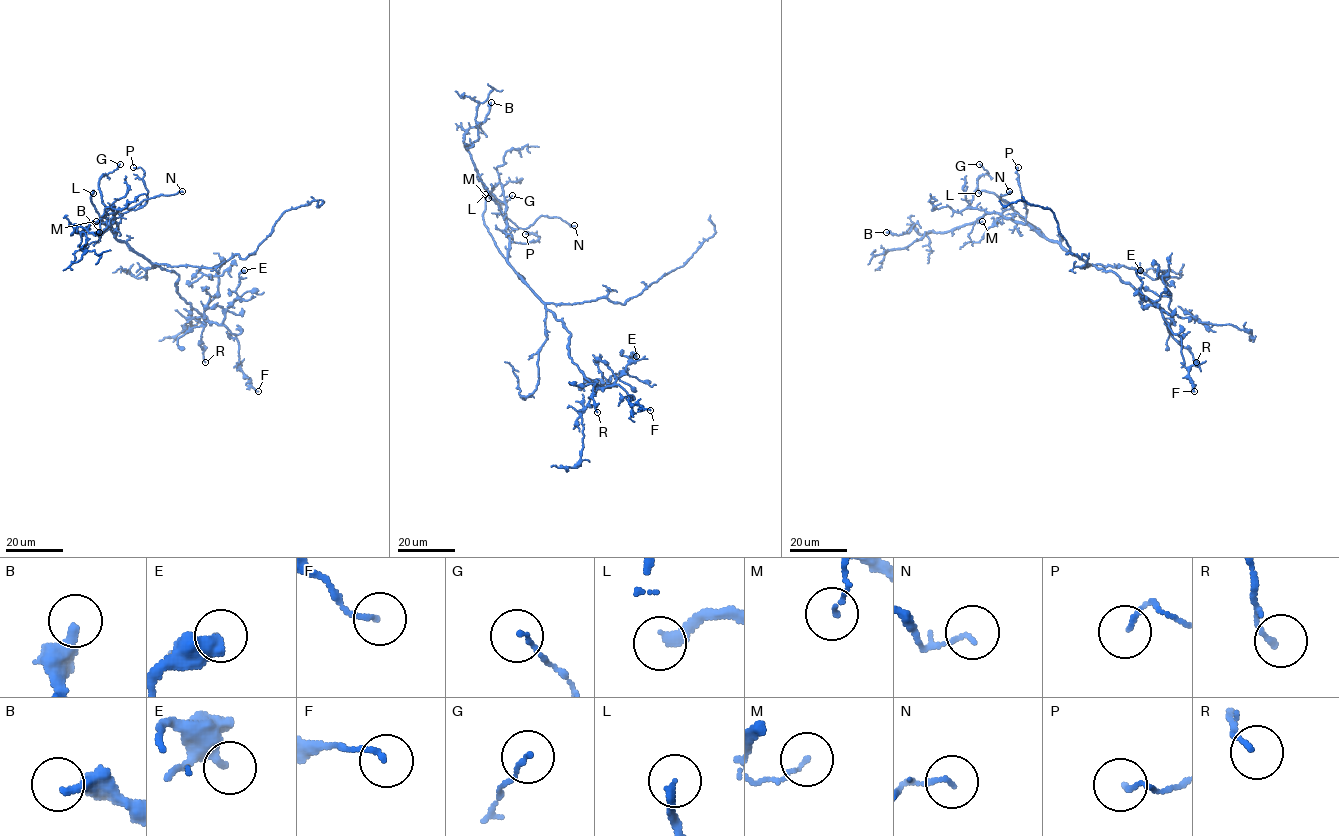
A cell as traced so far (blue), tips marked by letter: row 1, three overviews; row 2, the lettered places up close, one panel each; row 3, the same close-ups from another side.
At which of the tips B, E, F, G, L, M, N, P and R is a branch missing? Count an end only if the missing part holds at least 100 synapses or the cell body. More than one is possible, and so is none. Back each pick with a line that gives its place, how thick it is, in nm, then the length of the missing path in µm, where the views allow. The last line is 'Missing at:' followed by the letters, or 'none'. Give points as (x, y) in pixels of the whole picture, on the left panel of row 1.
L: Place: (93, 193). Thickness 280 nm. Missing length about 50 µm
Missing at: L

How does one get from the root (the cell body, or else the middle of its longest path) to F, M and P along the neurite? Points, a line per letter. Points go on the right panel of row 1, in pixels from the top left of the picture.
F: (1073, 255), (1096, 268), (1114, 271), (1171, 316), (1169, 328), (1181, 338), (1181, 354), (1194, 391)
M: (1073, 255), (1041, 236), (1031, 226), (1005, 219), (998, 213), (987, 212), (977, 222), (982, 221)
P: (1073, 255), (1041, 236), (1026, 222), (1027, 209), (1021, 199), (1016, 172), (1018, 167)

